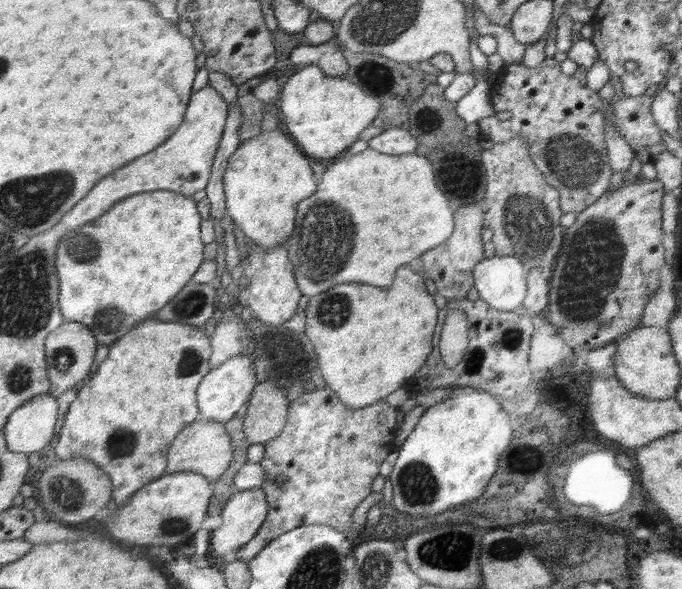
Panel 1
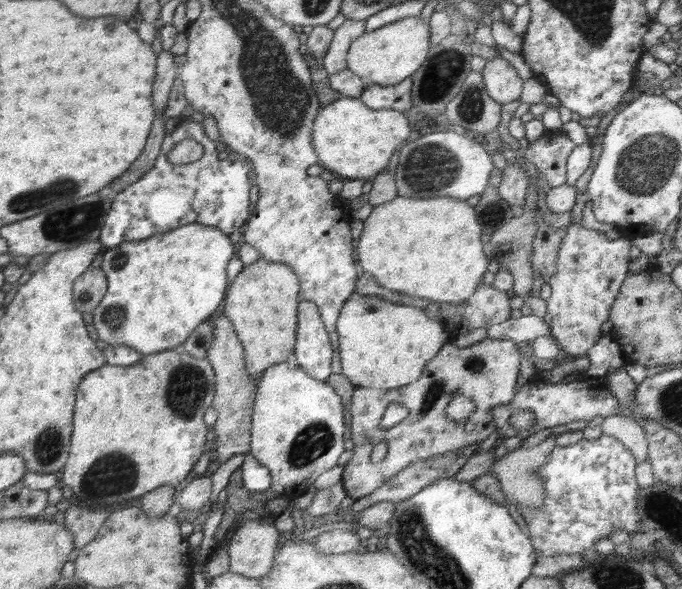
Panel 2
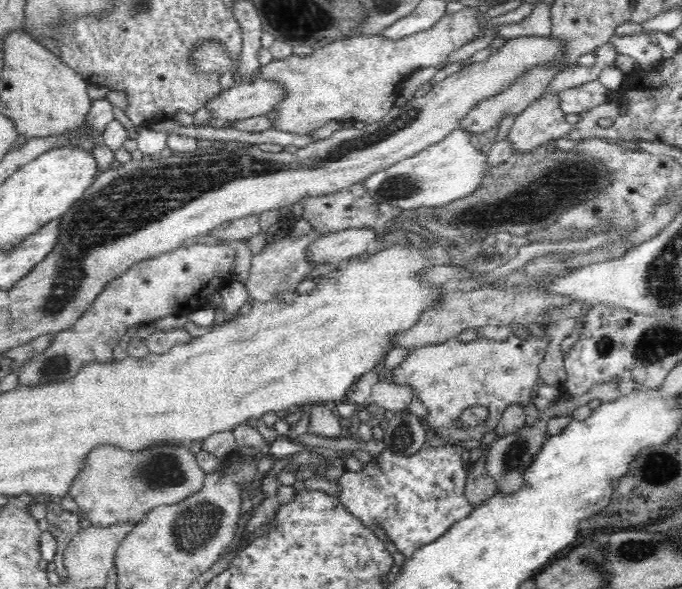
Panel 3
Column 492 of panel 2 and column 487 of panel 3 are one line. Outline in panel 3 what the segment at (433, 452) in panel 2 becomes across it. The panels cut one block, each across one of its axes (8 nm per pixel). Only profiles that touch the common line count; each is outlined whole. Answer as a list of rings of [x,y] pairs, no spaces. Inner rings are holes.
[[[548,334],[545,337],[530,335],[528,339],[512,335],[503,341],[478,337],[466,343],[460,341],[457,335],[442,344],[411,349],[406,359],[394,370],[392,380],[396,384],[412,386],[414,394],[426,404],[430,412],[426,424],[436,428],[442,438],[480,441],[482,434],[496,428],[506,407],[526,406],[533,402],[532,392],[540,384],[538,368],[549,342]],[[474,406],[488,408],[488,421],[474,430],[456,428],[456,422]]]

